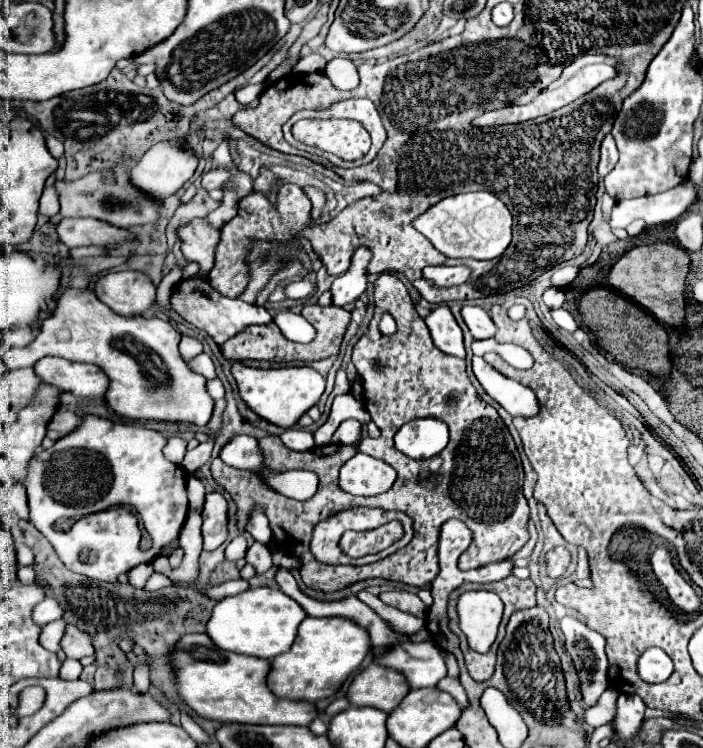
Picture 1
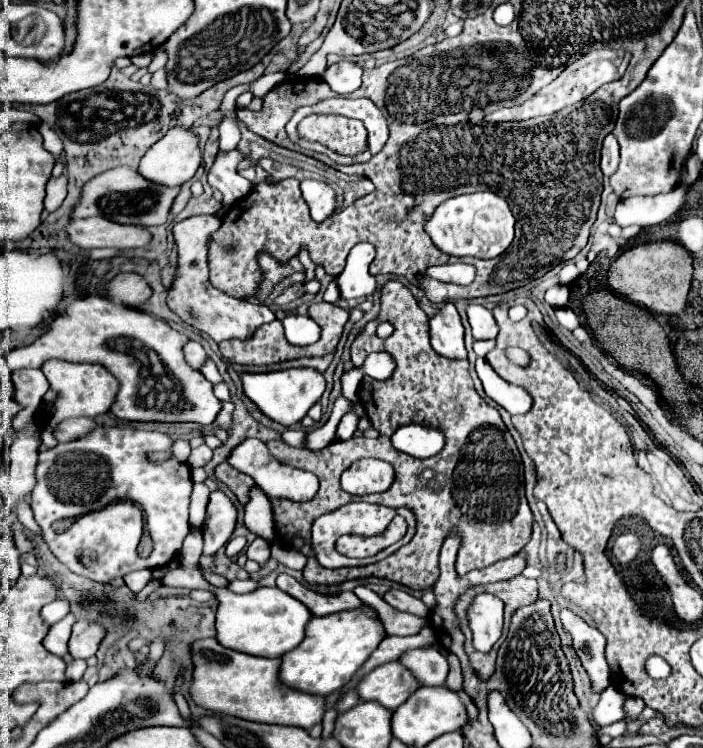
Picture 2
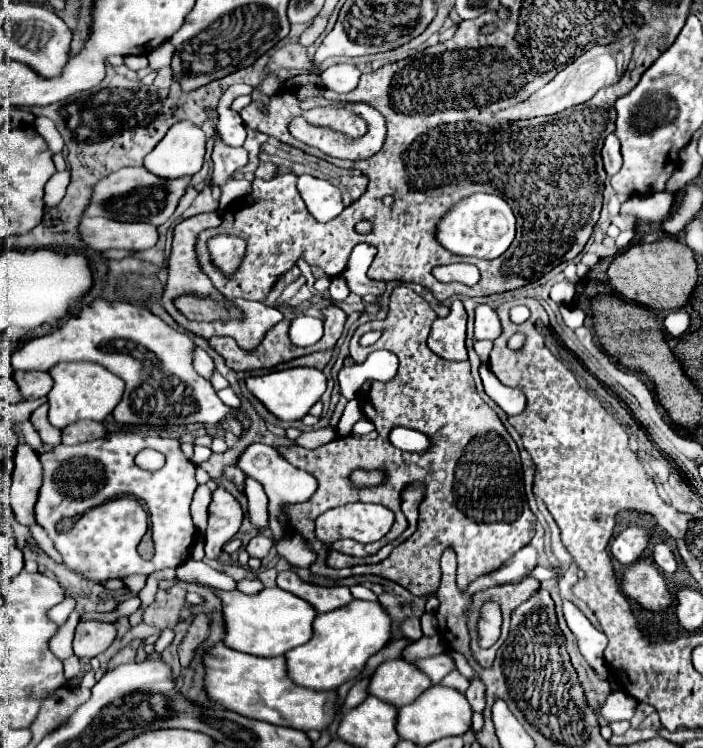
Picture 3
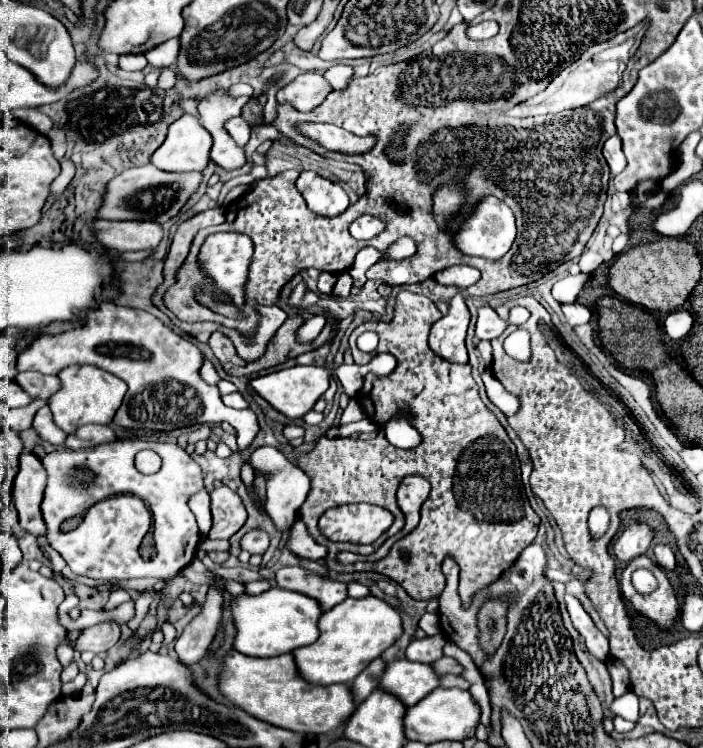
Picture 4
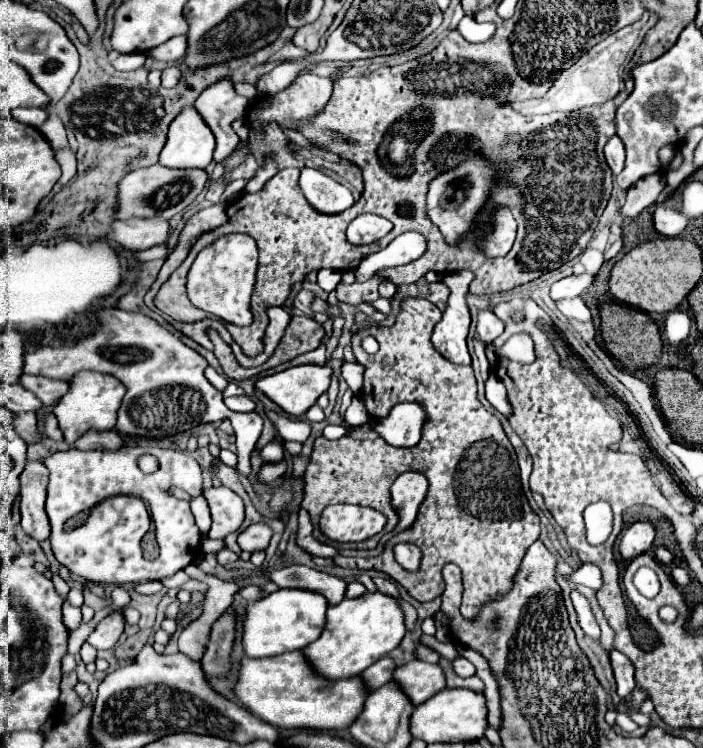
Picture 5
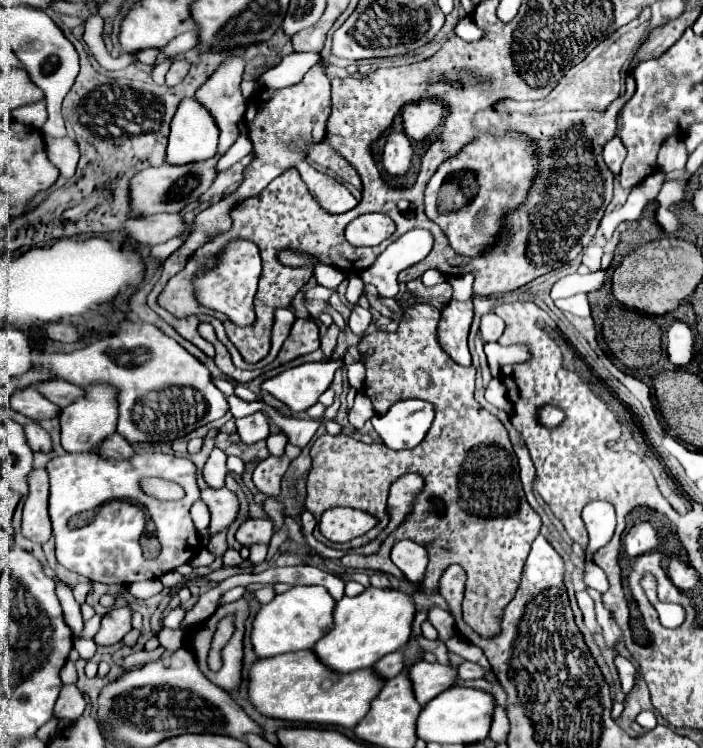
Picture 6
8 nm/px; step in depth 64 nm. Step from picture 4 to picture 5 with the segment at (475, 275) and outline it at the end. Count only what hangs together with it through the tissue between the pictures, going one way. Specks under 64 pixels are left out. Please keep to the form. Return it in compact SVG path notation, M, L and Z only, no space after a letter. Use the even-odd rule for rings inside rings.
M456 270L442 276L442 282L452 290L442 320L434 326L432 344L434 348L454 364L470 364L466 348L466 336L470 326L470 312L466 306L466 292L474 274L468 270Z

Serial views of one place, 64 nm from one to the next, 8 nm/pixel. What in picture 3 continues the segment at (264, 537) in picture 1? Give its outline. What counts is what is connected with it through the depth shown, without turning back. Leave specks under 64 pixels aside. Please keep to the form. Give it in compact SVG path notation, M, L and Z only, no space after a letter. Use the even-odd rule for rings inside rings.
M246 478L244 494L246 494L246 498L248 498L248 520L250 520L258 530L268 528L268 498L266 498L262 486L260 486L256 480Z

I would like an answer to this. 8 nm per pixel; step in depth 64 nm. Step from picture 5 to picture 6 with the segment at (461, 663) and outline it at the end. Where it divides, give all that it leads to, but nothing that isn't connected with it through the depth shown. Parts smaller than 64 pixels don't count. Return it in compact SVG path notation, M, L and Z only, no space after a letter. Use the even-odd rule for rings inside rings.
M462 662L456 670L458 670L462 680L472 680L472 678L482 678L484 676L484 670L478 664L472 664L472 662Z

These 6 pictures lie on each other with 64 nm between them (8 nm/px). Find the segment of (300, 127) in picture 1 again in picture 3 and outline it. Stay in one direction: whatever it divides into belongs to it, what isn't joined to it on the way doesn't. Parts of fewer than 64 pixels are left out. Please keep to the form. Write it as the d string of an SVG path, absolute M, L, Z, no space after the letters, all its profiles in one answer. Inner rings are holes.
M314 108L304 112L304 118L312 126L320 128L330 128L334 132L340 132L348 138L362 138L367 132L366 122L354 115L352 112L346 112L346 109L338 108Z

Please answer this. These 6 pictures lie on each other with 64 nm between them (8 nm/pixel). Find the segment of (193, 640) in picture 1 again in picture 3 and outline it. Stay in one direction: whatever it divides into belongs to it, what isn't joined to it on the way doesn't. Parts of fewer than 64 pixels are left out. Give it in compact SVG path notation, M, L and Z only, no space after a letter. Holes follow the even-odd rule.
M216 642L202 652L204 674L204 692L214 704L220 704L226 710L238 712L240 716L262 720L276 726L288 726L302 732L322 730L334 720L336 690L332 692L314 692L302 686L296 686L286 674L284 656L260 658L244 652L236 652L222 642Z

